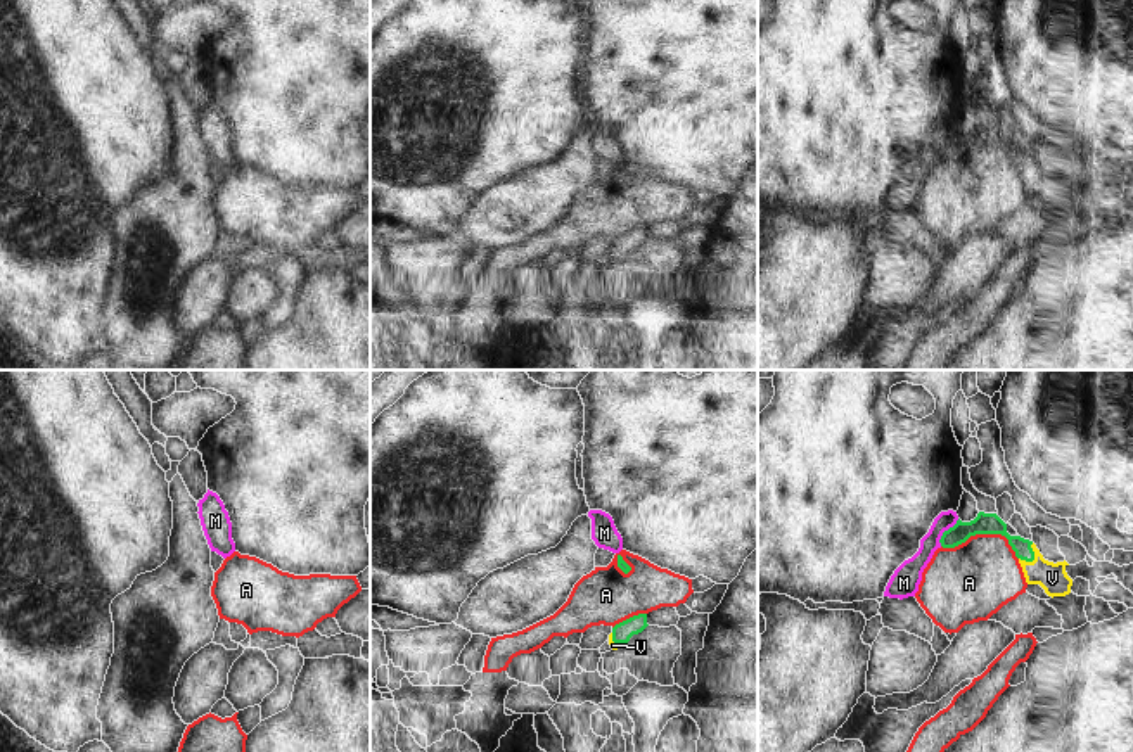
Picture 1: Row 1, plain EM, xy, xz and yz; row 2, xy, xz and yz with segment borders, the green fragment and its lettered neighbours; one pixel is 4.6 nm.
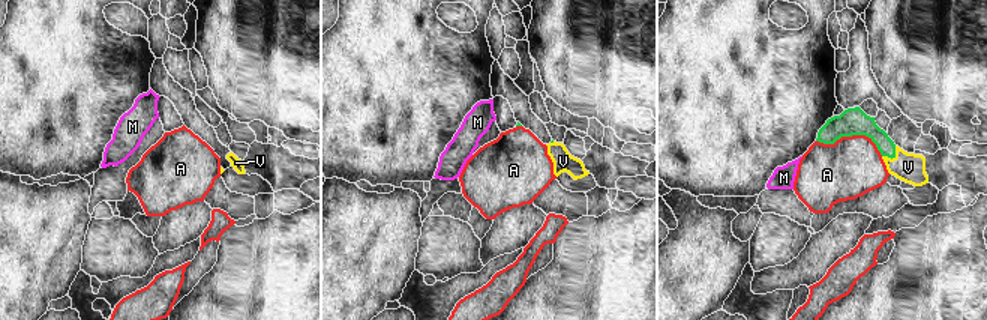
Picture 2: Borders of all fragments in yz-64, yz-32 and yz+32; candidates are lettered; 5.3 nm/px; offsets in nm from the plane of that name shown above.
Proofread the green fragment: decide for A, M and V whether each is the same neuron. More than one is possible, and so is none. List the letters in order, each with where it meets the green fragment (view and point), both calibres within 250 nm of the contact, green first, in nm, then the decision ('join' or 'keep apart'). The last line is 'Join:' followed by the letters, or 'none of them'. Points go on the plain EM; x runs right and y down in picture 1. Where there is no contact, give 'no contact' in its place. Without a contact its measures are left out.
A: yz (985, 146) | 100/360 nm | keep apart
M: yz (945, 144) | 100/110 nm | keep apart
V: yz (1033, 170) | 100/140 nm | join
Join: V

